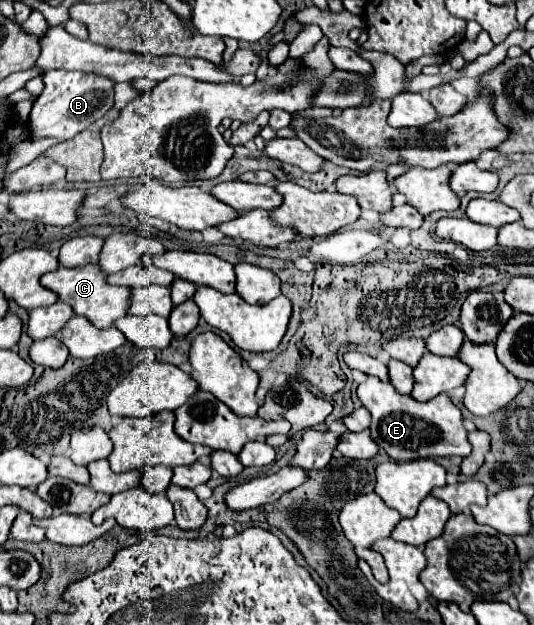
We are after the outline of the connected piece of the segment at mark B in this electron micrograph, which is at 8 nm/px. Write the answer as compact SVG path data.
M45 71L45 89L33 103L29 121L31 137L57 137L61 141L73 139L77 133L91 127L113 107L115 83L107 77L81 71Z

